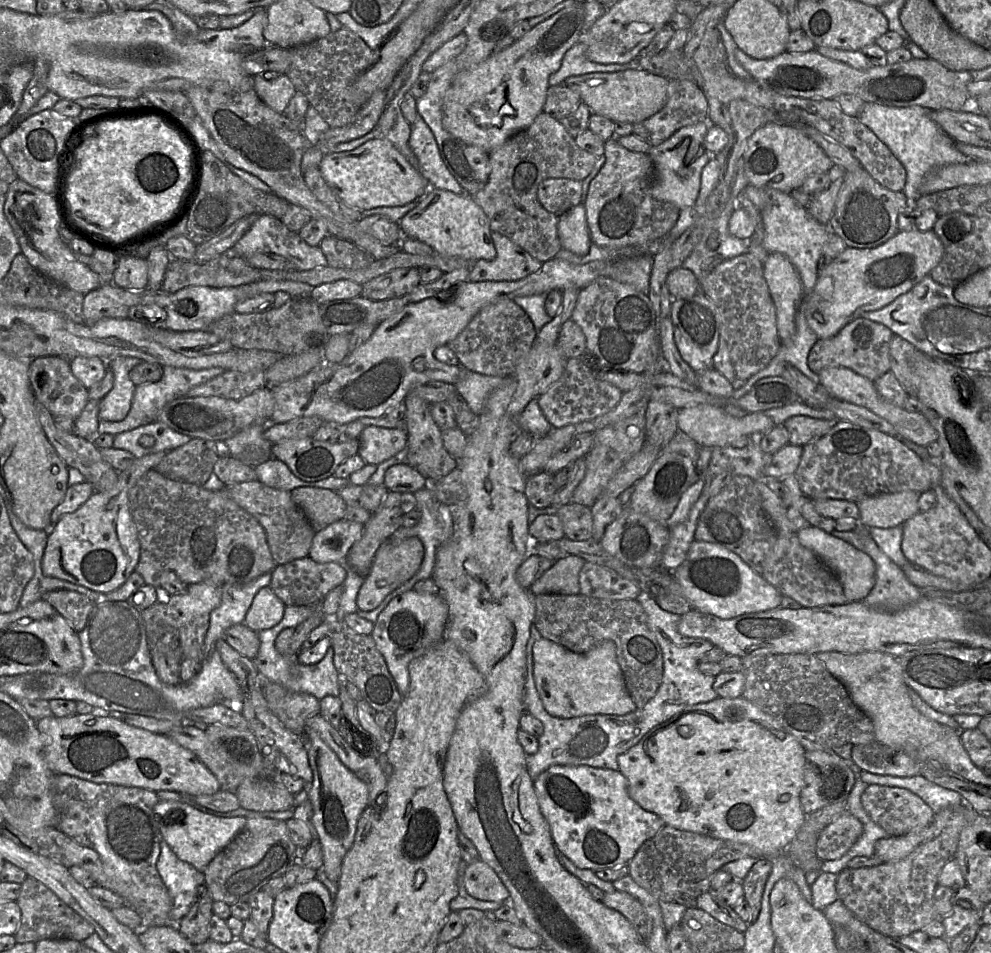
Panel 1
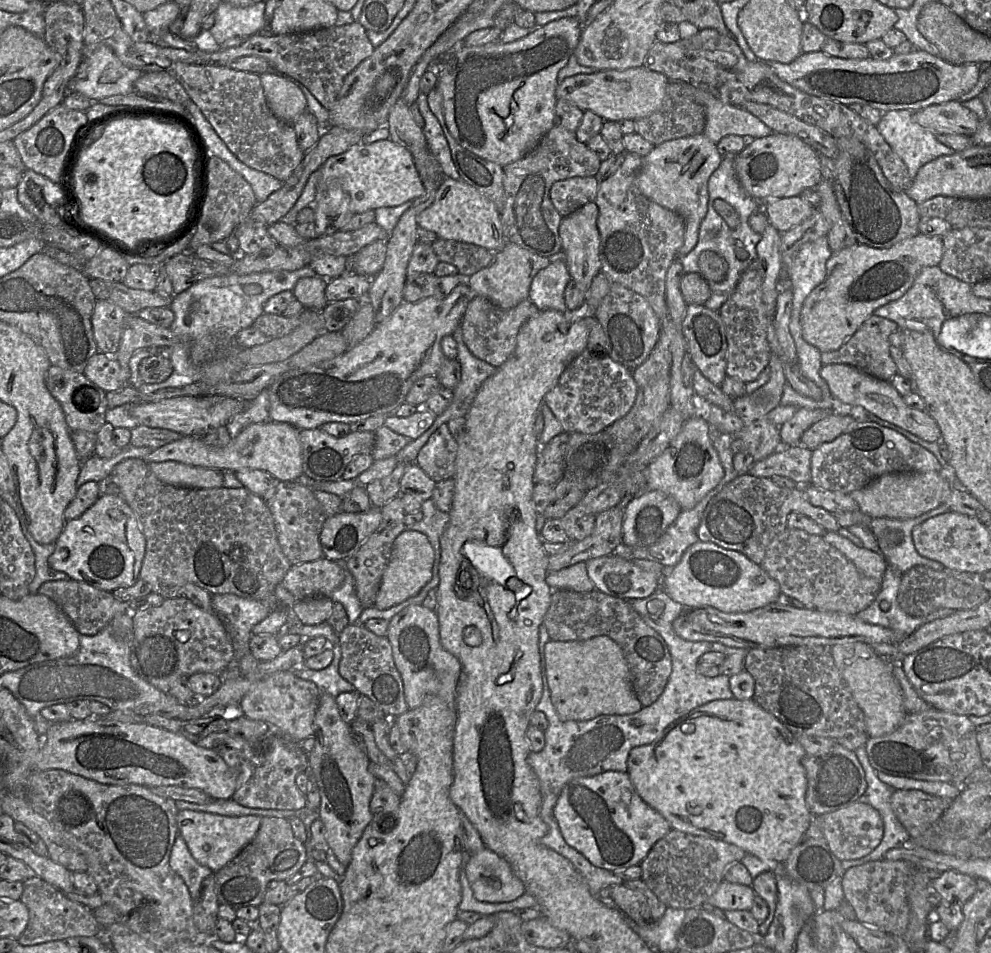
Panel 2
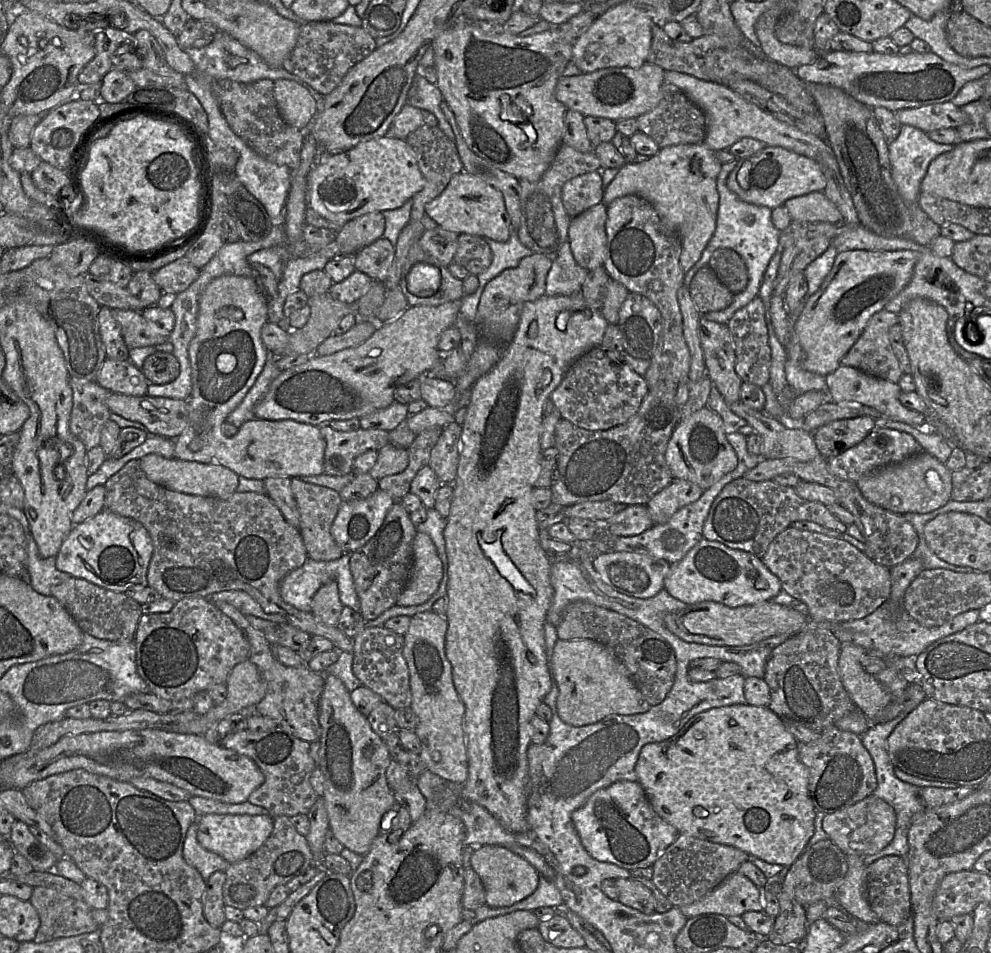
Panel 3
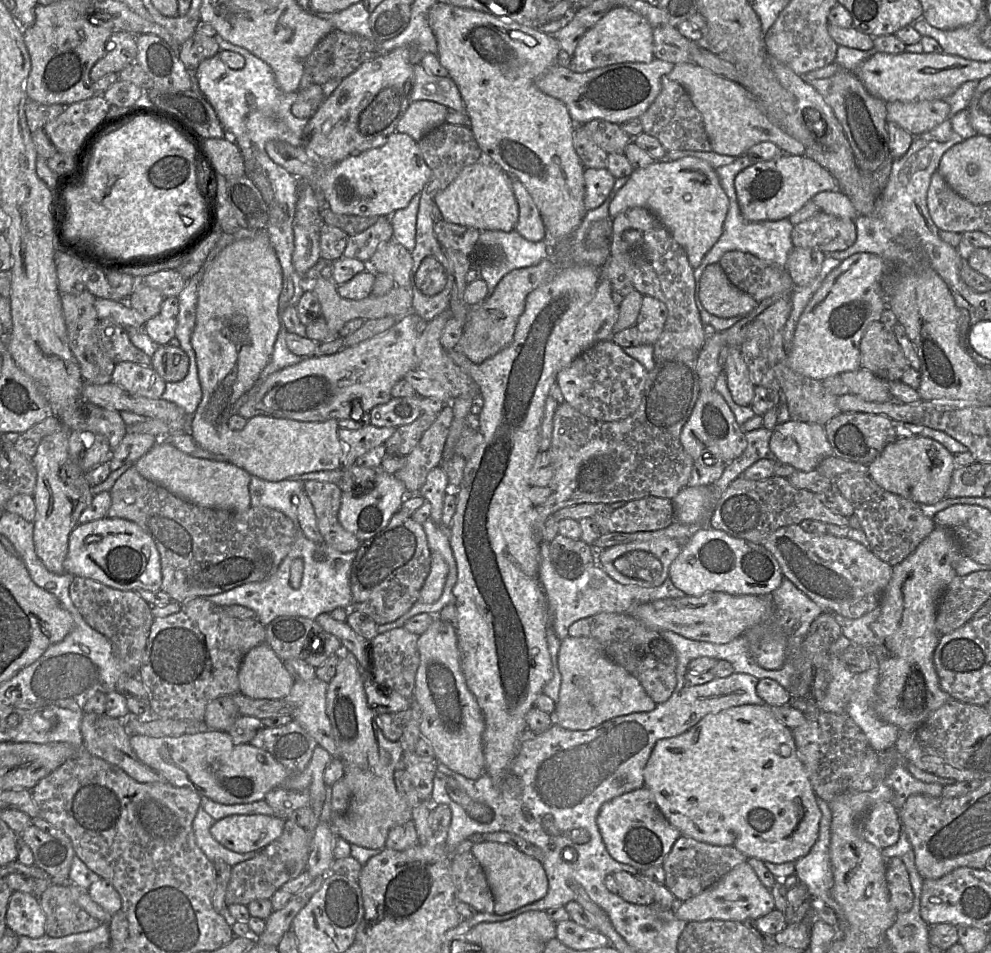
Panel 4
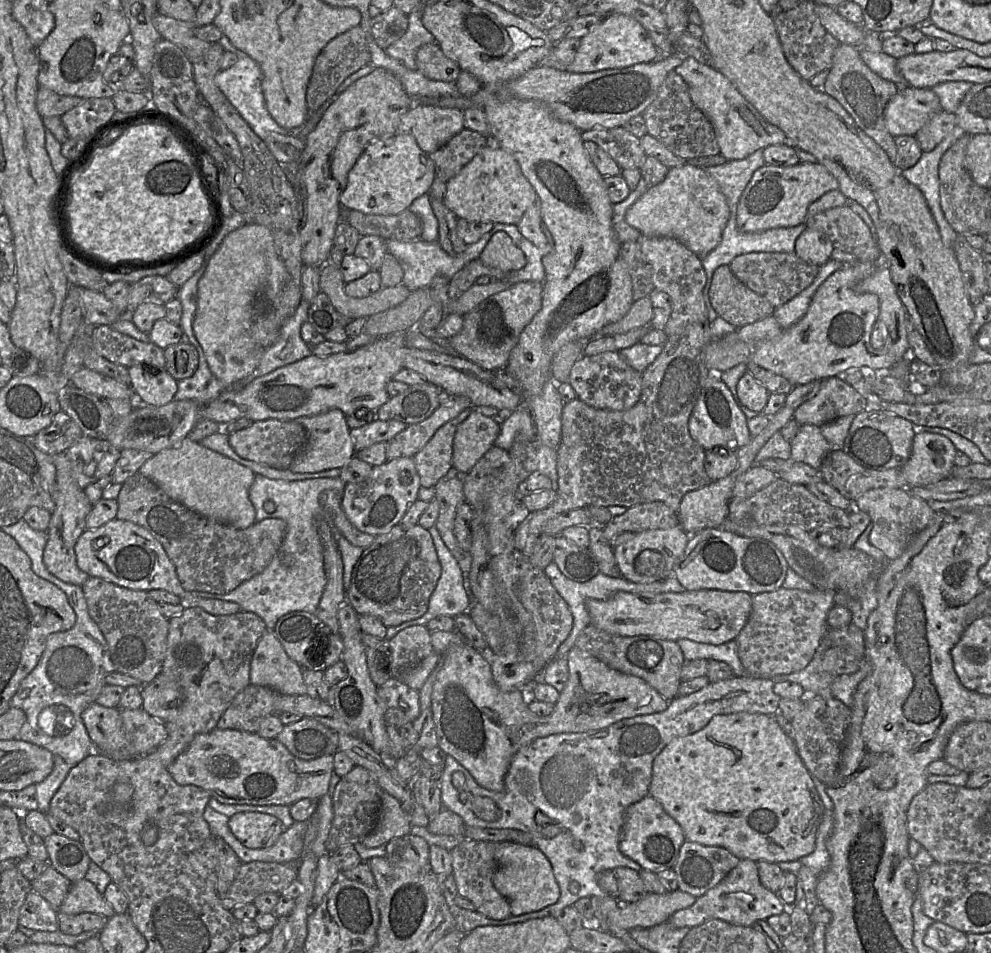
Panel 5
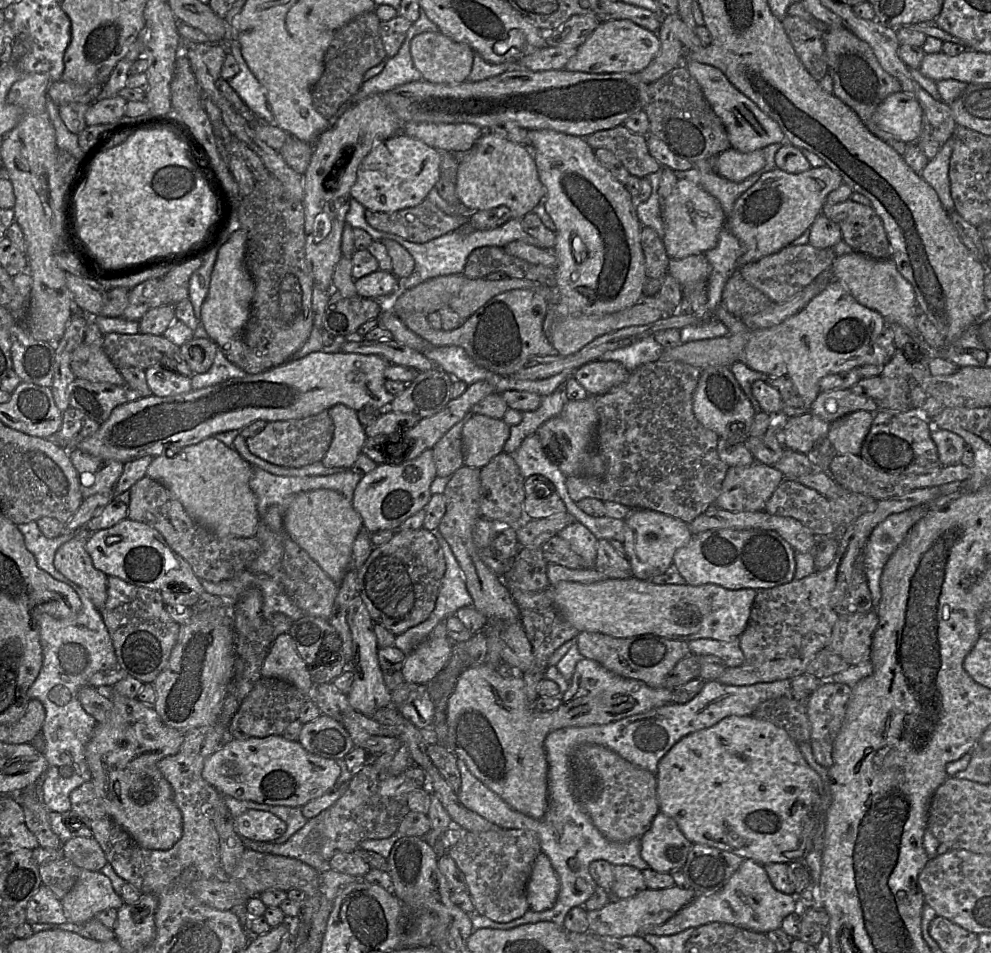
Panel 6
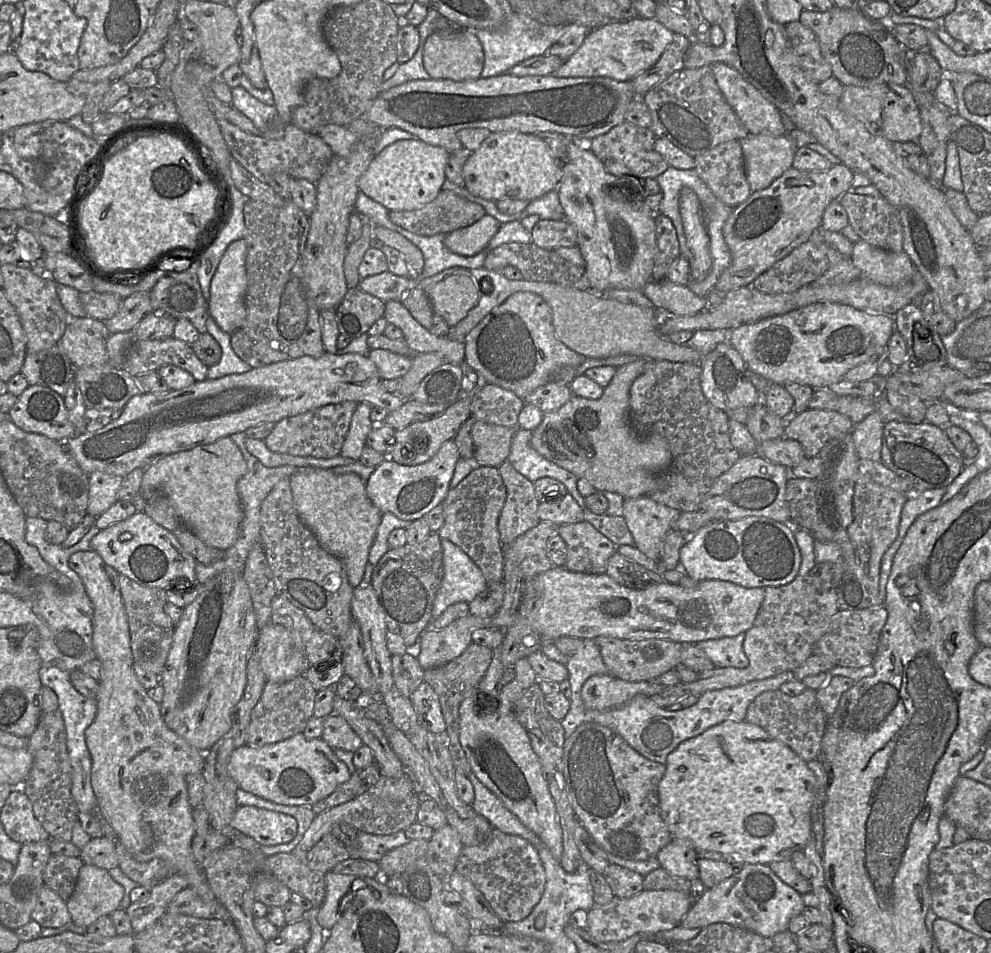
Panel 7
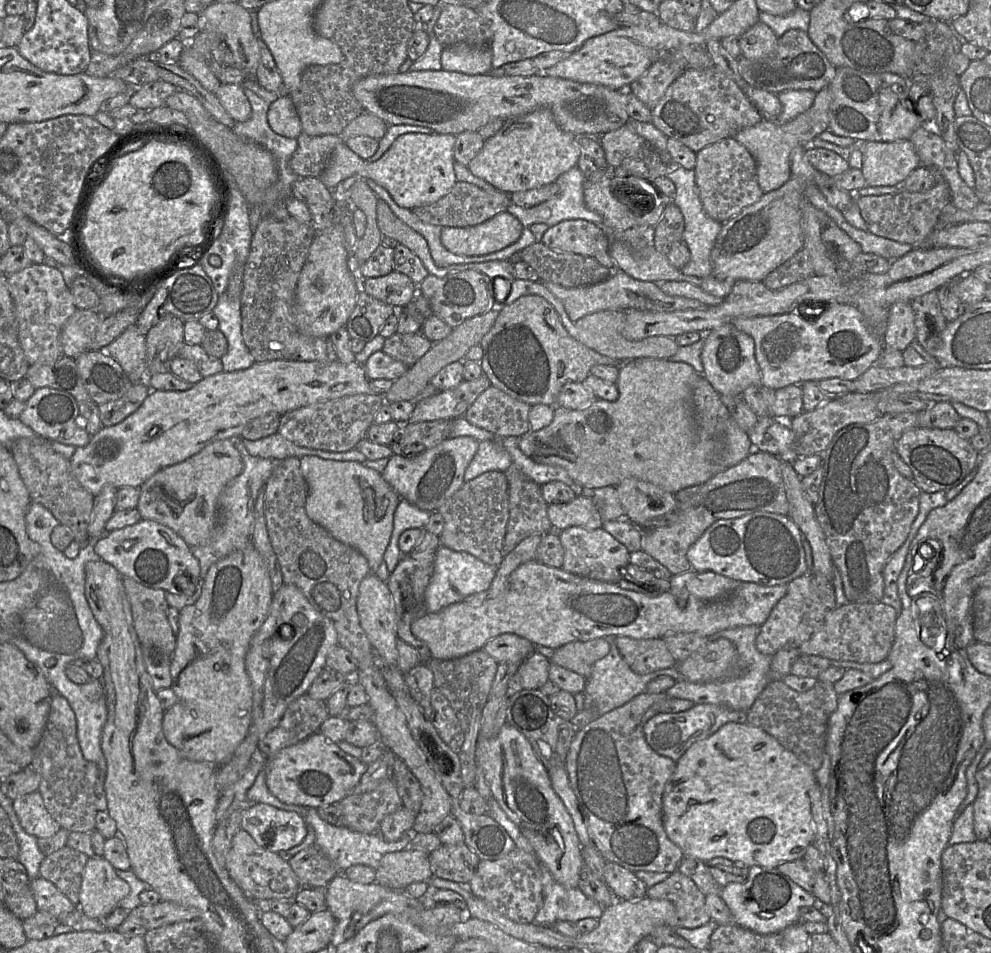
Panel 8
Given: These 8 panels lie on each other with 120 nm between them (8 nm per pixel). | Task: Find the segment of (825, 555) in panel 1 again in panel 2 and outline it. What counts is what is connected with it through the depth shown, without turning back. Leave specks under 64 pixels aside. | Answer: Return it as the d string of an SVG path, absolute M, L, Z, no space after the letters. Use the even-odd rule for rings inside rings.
M827 531L823 539L837 548L863 575L876 580L882 580L888 566L882 554L875 553L866 548L859 548L837 532Z

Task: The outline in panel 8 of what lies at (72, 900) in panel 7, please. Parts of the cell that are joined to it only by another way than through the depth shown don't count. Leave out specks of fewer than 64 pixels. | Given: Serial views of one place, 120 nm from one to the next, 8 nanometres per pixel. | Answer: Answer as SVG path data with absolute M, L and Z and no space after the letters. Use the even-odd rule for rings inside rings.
M102 856L89 857L83 871L78 907L86 916L99 919L103 914L117 907L120 900L130 892L129 884L121 879L112 864Z

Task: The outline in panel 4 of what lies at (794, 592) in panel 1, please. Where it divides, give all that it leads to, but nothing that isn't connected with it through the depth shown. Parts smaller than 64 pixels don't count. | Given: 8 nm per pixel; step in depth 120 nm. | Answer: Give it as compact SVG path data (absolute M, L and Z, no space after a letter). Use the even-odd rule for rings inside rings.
M800 525L777 529L763 542L763 546L775 557L785 578L823 612L838 617L857 619L880 607L892 576L893 567L858 542L848 537L809 533Z

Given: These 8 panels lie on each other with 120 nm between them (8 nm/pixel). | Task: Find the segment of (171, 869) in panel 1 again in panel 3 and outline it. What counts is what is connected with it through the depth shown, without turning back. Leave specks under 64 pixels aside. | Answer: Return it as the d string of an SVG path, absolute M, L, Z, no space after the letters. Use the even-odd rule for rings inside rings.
M193 822L186 833L183 845L183 858L186 863L201 874L202 878L207 881L210 875L217 871L226 871L231 865L221 856L208 851L197 840L197 822Z

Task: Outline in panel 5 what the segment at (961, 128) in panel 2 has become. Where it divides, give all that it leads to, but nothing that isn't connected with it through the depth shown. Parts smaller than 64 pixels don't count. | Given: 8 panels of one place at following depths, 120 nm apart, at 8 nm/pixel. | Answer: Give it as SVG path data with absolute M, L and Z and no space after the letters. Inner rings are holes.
M930 88L899 89L888 102L884 119L893 136L916 136L917 132L937 112L942 110L939 97Z

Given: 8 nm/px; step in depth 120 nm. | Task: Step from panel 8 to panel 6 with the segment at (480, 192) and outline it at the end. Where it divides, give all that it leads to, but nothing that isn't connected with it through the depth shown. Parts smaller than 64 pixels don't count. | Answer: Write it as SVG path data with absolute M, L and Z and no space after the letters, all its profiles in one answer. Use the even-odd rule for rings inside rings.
M428 200L393 213L366 209L365 219L373 228L398 235L412 243L426 243L461 227L467 227L469 222L469 217L448 215Z

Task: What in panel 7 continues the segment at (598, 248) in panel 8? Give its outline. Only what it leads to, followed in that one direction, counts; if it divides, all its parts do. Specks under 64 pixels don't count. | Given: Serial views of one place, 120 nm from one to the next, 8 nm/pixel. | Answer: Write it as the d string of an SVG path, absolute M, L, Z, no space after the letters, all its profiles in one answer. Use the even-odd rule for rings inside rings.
M540 219L531 231L532 242L544 249L576 247L576 228L567 220Z

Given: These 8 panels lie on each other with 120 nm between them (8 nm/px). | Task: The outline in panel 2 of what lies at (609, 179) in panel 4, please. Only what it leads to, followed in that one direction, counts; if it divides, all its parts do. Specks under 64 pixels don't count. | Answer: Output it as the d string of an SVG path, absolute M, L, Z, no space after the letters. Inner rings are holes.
M595 176L573 177L555 182L549 196L558 213L566 217L583 205L594 202L599 184Z

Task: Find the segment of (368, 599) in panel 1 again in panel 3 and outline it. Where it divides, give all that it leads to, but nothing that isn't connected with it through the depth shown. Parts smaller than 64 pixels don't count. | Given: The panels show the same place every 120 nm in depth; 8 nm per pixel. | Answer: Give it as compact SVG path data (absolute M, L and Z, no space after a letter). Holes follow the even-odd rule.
M417 532L412 542L411 574L396 606L425 603L438 590L442 577L443 564L433 541L427 534Z

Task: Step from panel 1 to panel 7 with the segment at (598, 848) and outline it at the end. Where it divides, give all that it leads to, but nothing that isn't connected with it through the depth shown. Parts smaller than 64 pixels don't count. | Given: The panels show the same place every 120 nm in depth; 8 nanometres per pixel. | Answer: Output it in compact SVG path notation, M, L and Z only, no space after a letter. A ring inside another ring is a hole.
M673 838L656 855L668 873L689 880L699 878L697 851L689 842Z

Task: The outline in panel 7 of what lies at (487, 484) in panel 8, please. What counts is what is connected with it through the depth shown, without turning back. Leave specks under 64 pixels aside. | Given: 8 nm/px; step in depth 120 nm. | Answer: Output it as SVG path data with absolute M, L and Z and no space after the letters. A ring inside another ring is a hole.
M478 467L457 486L450 489L443 501L444 523L437 532L462 549L478 566L488 585L503 577L503 544L498 531L498 518L506 499L506 488L498 467Z

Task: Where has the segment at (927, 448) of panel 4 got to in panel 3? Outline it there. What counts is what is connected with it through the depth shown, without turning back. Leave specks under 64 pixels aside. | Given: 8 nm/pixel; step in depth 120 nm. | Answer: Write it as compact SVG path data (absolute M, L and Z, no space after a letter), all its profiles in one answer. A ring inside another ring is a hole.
M926 451L913 455L900 463L878 468L864 475L857 486L870 503L891 512L925 514L944 506L951 500L952 472L945 463Z

